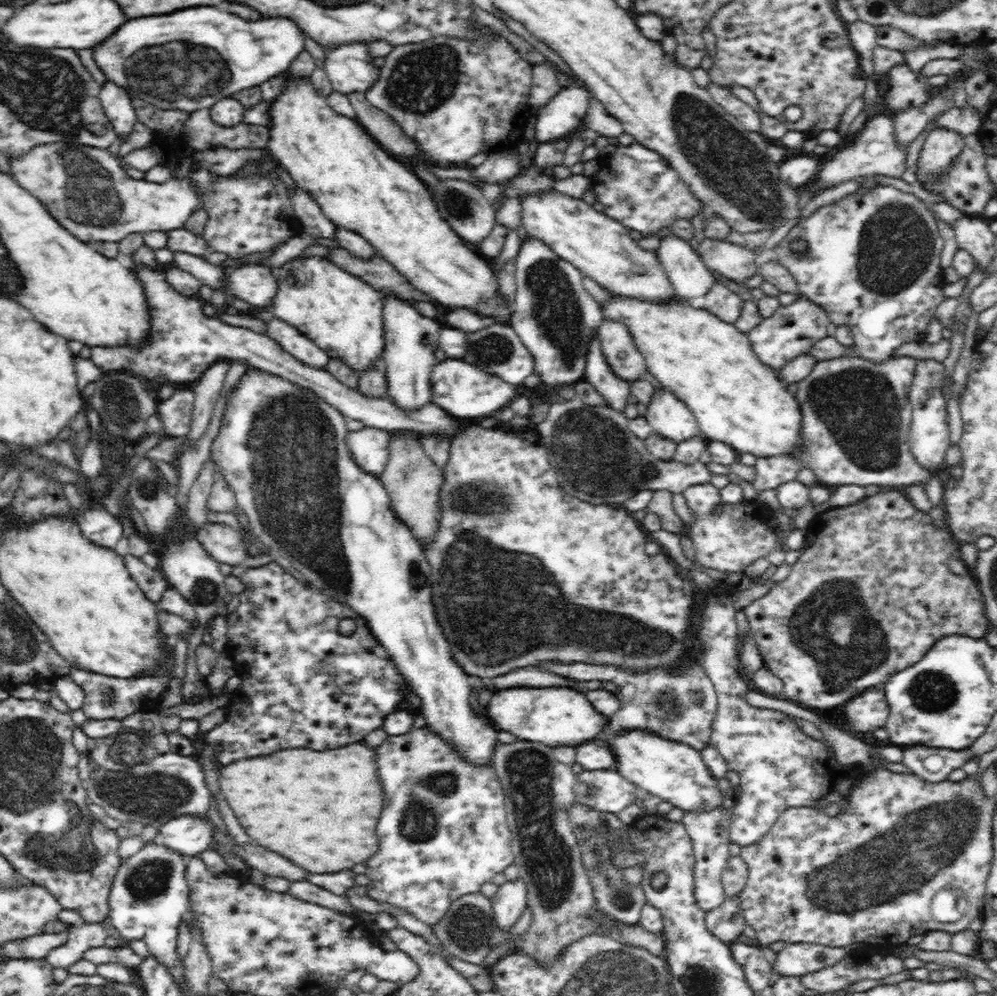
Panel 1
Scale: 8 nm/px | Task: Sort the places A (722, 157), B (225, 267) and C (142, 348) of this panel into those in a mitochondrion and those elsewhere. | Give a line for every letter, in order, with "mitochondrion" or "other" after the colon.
A: mitochondrion
B: other
C: other

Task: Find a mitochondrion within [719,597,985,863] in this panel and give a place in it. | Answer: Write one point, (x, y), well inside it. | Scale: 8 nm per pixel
(934, 691)

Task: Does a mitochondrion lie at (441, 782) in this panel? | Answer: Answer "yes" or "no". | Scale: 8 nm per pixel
yes

